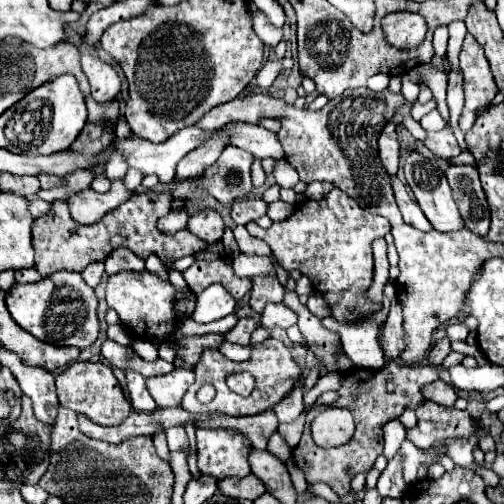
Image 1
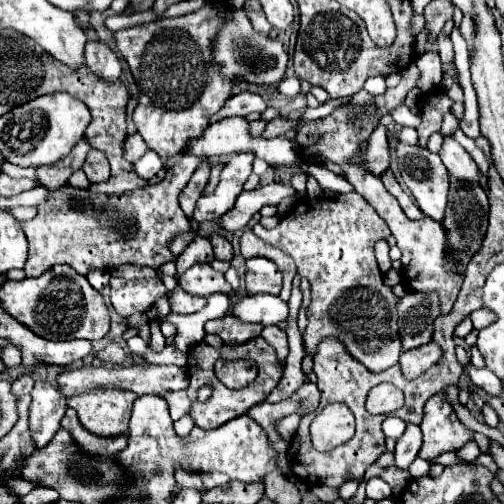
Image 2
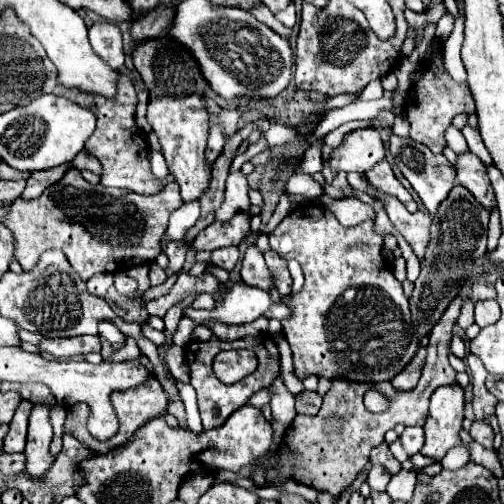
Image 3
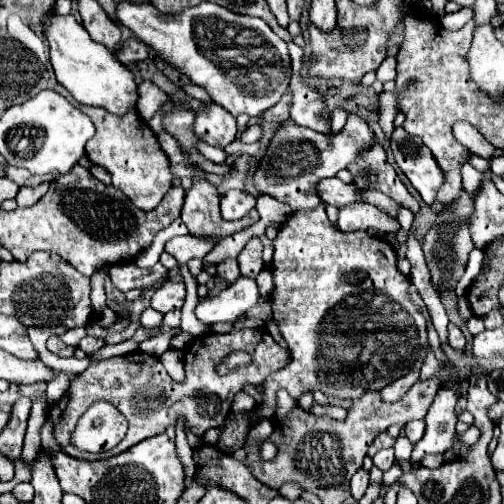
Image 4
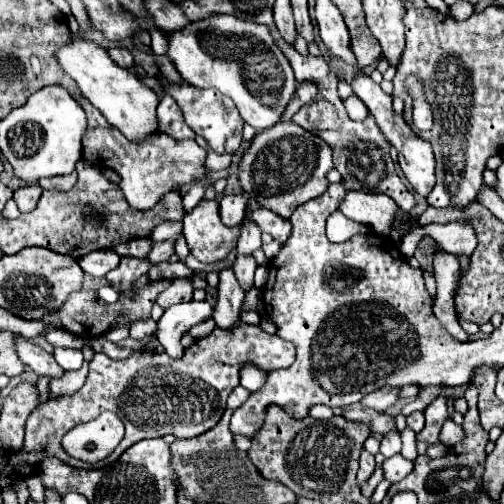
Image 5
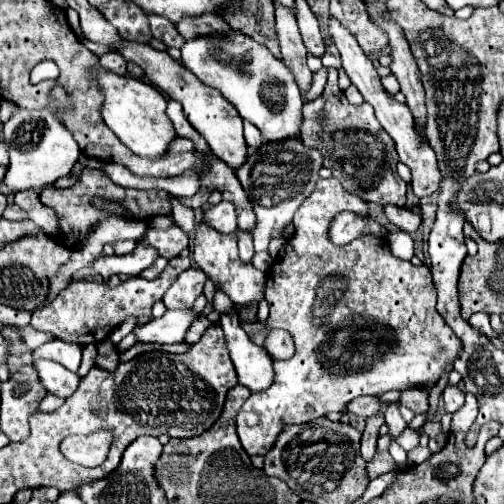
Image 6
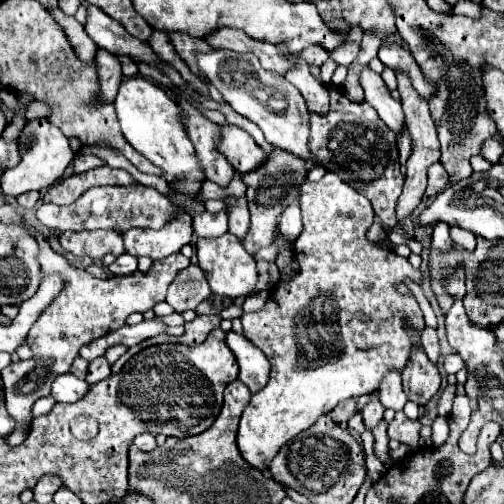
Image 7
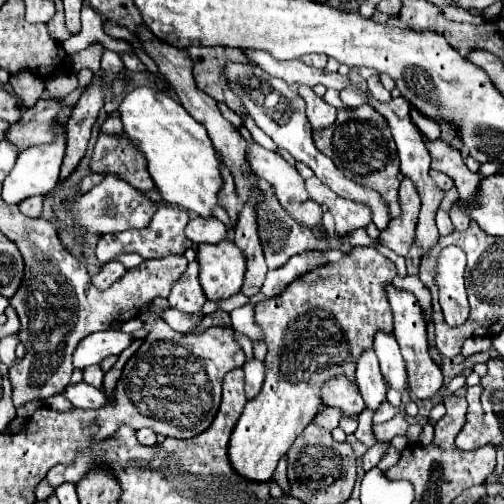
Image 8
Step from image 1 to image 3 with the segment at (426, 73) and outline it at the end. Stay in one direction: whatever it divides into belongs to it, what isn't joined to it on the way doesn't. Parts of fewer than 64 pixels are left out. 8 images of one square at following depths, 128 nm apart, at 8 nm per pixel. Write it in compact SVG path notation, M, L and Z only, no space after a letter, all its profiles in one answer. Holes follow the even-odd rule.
M454 126L448 128L448 132L446 132L446 140L448 140L448 146L450 146L456 154L464 154L464 152L468 152L468 146L466 146L466 140L464 140L462 132L456 130Z

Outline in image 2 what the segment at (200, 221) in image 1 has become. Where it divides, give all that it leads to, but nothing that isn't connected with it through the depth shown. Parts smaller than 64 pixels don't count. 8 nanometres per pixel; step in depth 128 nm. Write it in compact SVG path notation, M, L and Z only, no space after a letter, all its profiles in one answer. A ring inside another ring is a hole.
M212 234L210 242L212 242L212 248L214 248L216 260L228 260L228 262L232 260L234 250L232 250L232 244L230 244L226 238L222 238L222 236L218 236L218 234Z

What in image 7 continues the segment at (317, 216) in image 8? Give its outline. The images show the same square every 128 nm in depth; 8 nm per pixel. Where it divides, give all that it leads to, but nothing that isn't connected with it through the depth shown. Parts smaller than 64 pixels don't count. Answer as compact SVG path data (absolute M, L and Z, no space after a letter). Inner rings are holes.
M224 126L220 130L222 130L220 152L224 152L228 162L240 174L248 174L248 172L260 168L260 164L264 164L264 160L268 160L268 154L242 128Z

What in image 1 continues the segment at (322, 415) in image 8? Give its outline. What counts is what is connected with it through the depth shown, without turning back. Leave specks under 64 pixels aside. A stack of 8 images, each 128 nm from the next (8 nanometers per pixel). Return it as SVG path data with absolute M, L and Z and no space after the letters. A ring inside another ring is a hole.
M442 338L440 342L436 342L430 348L430 352L428 352L428 364L440 364L448 354L450 354L450 340Z

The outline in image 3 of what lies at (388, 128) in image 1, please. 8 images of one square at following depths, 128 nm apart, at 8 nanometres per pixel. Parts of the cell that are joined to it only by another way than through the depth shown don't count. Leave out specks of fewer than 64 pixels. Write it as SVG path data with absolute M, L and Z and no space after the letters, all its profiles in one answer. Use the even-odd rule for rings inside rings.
M358 128L350 132L338 148L332 150L328 162L322 166L326 182L338 172L366 172L384 158L384 144L374 128Z

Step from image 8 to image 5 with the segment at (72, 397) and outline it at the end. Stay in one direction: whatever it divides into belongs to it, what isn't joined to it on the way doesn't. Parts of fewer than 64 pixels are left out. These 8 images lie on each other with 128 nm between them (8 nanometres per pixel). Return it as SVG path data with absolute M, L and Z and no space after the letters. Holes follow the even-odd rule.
M16 334L16 350L18 350L18 356L20 360L30 366L40 378L46 376L46 378L62 378L64 376L64 370L58 366L58 362L54 360L52 354L44 352L42 348L38 348L36 344L28 342L26 338L18 336Z

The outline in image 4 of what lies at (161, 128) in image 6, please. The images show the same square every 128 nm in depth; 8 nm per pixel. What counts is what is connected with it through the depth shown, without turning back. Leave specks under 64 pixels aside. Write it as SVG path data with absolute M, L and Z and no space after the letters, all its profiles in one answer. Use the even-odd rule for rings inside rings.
M54 12L52 18L46 18L46 36L50 42L50 62L56 78L80 104L100 106L116 116L136 110L138 86L134 82L134 74L122 62L118 62L108 48L90 40L86 28L72 14L60 16Z

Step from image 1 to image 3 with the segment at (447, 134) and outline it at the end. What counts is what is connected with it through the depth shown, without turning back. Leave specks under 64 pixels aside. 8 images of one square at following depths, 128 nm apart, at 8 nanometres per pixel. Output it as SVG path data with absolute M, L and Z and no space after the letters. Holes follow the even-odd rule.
M466 152L458 156L458 164L456 164L456 178L458 182L468 188L474 198L488 208L490 212L496 208L496 196L494 196L494 188L490 184L490 178L486 174L486 166L478 160L476 154Z

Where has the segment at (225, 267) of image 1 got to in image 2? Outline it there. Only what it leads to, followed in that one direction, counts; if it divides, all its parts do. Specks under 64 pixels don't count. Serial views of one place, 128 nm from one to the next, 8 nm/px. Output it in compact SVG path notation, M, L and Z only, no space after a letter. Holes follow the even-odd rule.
M194 264L182 276L178 276L178 286L194 296L210 296L212 292L228 294L232 288L224 280L224 274L216 272L210 264Z

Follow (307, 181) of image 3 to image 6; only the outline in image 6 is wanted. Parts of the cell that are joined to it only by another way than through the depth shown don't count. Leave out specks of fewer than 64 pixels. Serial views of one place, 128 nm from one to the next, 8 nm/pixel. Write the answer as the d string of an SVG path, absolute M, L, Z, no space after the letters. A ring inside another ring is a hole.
M384 206L384 214L386 218L396 224L396 228L404 230L404 232L416 232L420 222L422 222L422 216L412 212L412 210L406 210L406 208L392 208L392 206Z

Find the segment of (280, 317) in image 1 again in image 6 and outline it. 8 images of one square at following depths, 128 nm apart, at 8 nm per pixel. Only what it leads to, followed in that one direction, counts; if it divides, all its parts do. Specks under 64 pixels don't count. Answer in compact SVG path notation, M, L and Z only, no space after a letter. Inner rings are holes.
M236 228L236 236L238 236L240 258L242 258L244 262L250 262L252 254L254 254L254 246L252 246L252 232L240 232L240 228ZM168 310L162 318L152 318L150 322L136 326L134 334L138 342L158 342L158 344L180 344L190 328L194 314L190 310Z

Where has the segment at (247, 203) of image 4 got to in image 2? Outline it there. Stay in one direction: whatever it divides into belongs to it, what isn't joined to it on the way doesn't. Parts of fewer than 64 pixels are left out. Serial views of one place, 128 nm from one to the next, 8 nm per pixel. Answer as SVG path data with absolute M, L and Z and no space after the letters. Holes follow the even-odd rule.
M234 154L226 162L222 174L220 174L220 184L216 186L214 194L200 196L196 202L196 220L212 220L224 216L224 212L230 212L234 208L236 198L242 192L244 182L248 180L252 172L252 154Z

